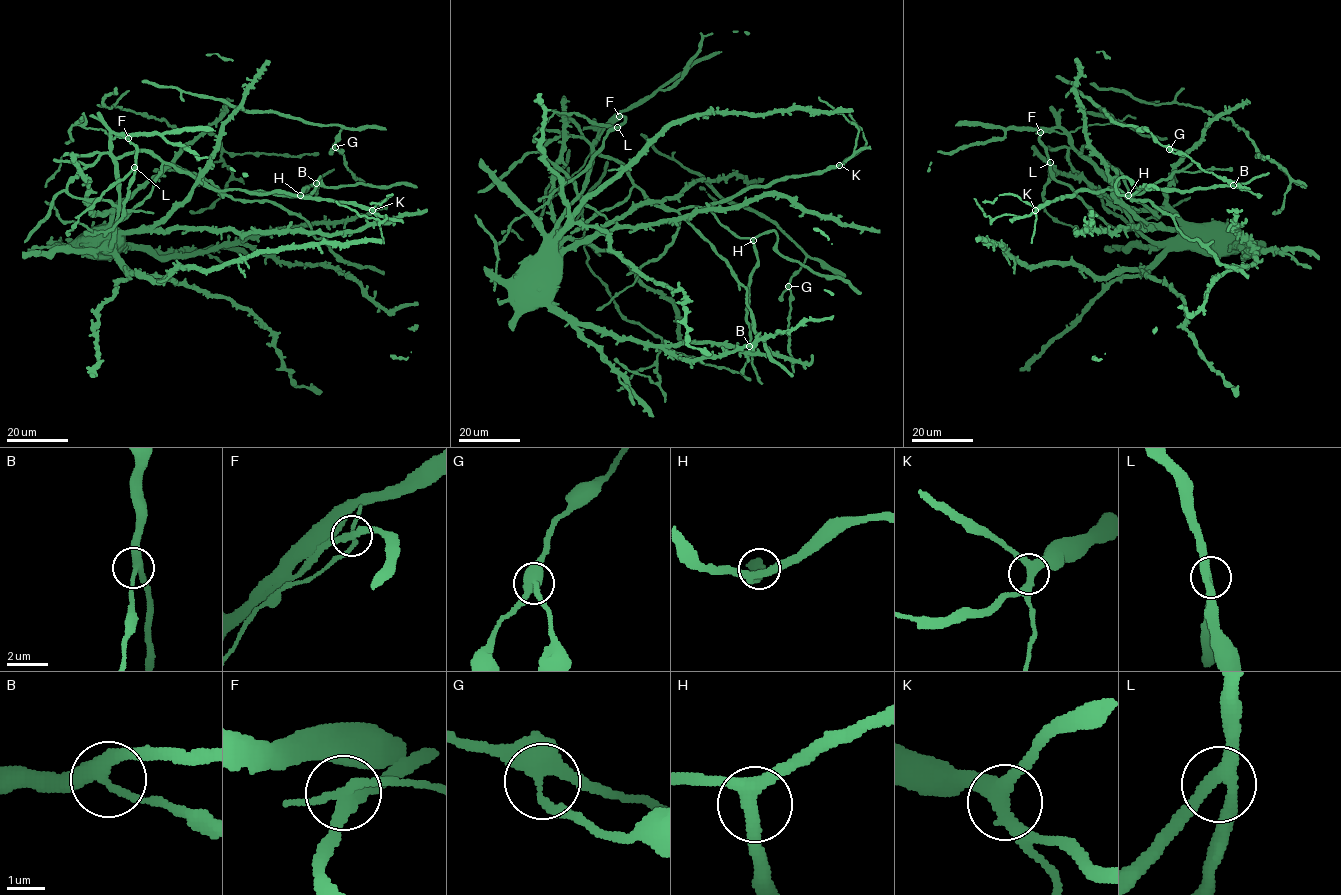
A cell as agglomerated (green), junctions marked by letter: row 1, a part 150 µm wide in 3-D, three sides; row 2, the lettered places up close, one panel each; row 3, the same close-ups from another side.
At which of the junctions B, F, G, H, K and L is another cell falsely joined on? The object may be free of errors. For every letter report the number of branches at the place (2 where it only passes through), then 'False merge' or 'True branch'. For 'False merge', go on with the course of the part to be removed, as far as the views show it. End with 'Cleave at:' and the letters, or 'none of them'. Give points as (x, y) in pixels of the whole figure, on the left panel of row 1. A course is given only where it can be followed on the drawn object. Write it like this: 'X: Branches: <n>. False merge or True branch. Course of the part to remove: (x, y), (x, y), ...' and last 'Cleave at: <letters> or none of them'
B: Branches: 3. True branch
F: Branches: 4. False merge. Course of the part to remove: (128, 137), (113, 138), (102, 129), (83, 127), (80, 120), (74, 122)
G: Branches: 4. True branch
H: Branches: 3. True branch
K: Branches: 4. True branch
L: Branches: 3. True branch
Cleave at: F

